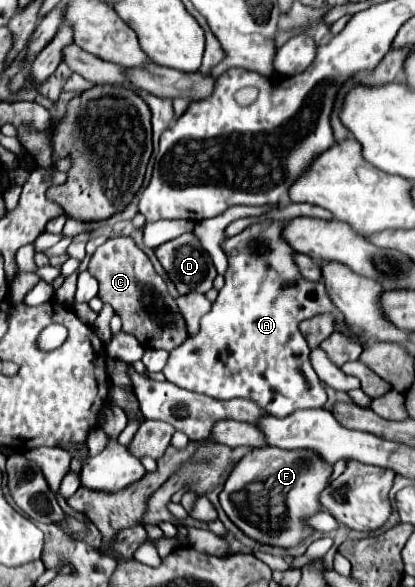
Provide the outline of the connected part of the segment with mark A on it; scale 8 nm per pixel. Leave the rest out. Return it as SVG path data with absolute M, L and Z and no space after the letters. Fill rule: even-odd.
M263 220L247 226L243 232L223 240L223 252L229 258L229 268L225 272L225 286L219 290L213 308L203 316L201 330L197 336L185 340L179 348L169 352L167 366L163 374L169 382L207 394L219 400L231 398L249 398L255 400L271 416L285 418L301 408L323 408L327 402L325 386L315 374L305 338L299 334L299 322L313 318L317 314L333 312L335 306L325 294L323 282L309 282L301 278L301 272L295 264L295 252L283 238L285 220Z

